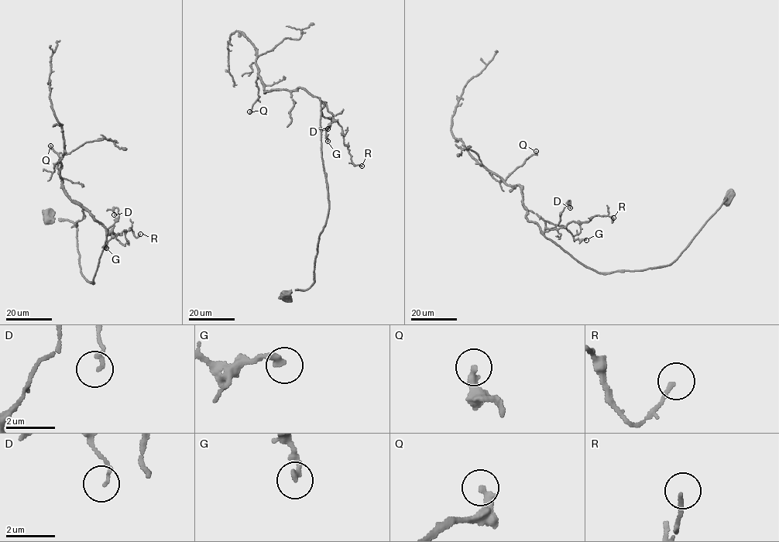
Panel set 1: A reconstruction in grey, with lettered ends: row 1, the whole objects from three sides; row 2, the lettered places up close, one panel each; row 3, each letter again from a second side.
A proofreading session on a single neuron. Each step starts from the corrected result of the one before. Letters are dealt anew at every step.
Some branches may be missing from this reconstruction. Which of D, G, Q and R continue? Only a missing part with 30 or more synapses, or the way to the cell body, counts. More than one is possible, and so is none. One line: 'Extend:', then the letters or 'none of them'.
Extend: none of them

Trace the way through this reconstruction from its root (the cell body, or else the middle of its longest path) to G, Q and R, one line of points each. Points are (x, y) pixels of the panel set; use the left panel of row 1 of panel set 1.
G: (49, 216), (68, 220), (77, 228), (80, 273), (93, 283), (106, 236), (111, 232), (118, 233), (106, 248)
Q: (49, 216), (77, 228), (80, 273), (93, 283), (105, 229), (69, 197), (58, 173), (60, 157), (50, 145)
R: (49, 216), (68, 220), (77, 228), (80, 273), (93, 283), (106, 236), (129, 228), (135, 237), (140, 234)

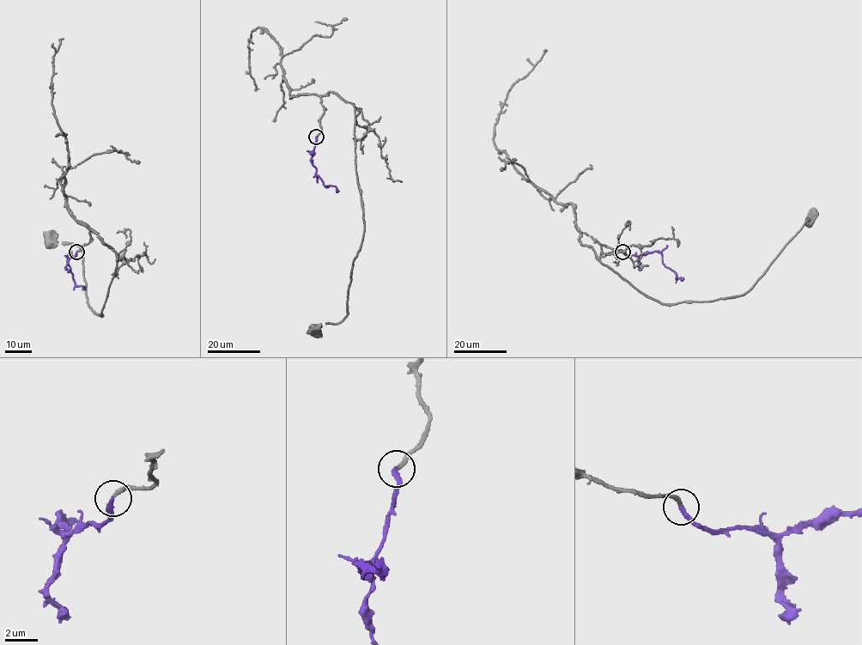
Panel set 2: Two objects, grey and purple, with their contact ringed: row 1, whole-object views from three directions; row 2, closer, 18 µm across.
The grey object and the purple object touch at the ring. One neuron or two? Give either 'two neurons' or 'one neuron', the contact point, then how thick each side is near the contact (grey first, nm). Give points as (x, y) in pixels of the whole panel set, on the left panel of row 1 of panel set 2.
one neuron; at (76, 252); 260 nm thick on the grey side, 240 nm on the other

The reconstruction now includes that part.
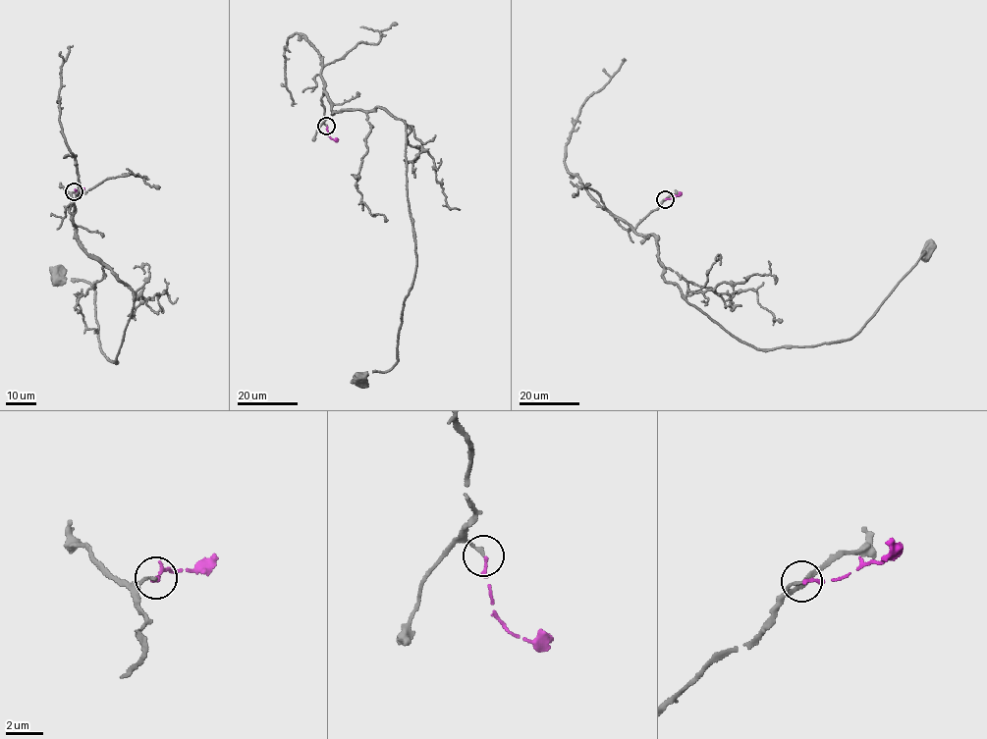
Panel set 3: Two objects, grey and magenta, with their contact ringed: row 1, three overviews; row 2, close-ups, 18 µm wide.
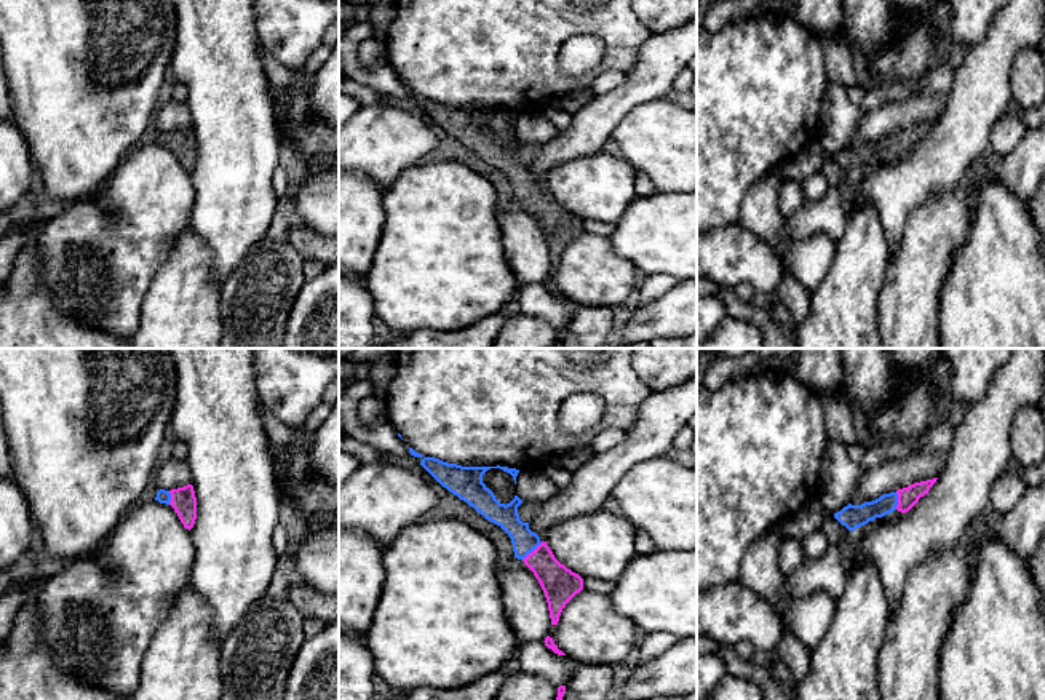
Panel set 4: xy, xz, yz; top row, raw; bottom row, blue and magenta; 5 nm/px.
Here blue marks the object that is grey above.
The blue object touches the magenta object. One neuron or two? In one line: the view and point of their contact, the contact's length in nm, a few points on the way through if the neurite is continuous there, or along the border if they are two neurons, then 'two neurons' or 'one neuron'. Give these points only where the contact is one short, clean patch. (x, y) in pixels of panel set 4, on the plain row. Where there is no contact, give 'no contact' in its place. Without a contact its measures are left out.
contact xz (532, 192); length 140 nm; way xz (524, 182), (532, 192), (560, 226); one neuron

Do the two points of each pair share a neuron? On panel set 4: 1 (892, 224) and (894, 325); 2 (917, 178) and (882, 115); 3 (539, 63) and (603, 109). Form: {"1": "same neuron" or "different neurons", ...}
{"1": "different neurons", "2": "different neurons", "3": "different neurons"}

